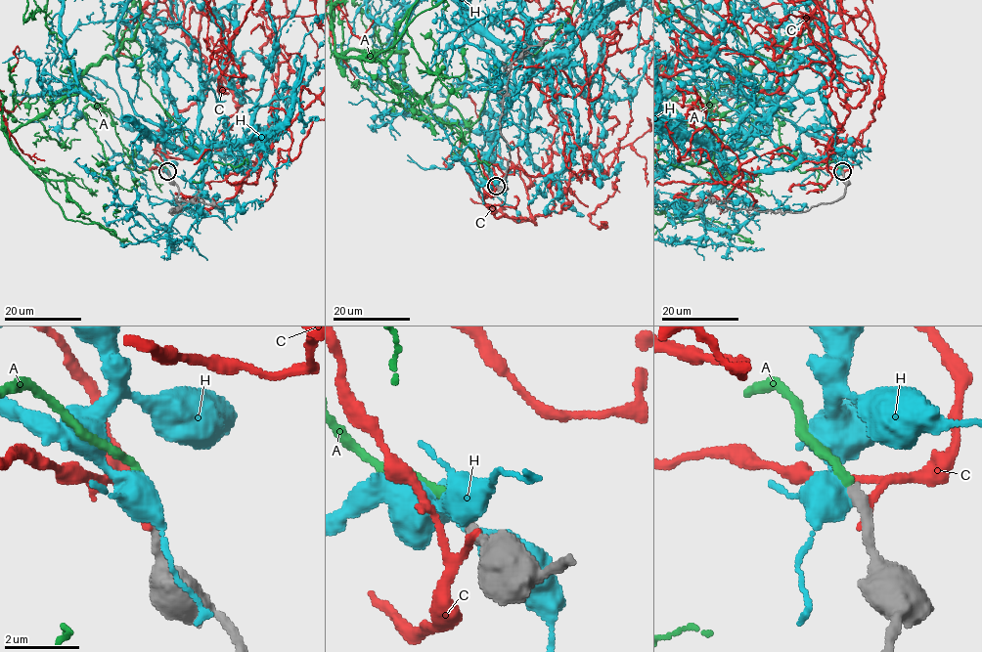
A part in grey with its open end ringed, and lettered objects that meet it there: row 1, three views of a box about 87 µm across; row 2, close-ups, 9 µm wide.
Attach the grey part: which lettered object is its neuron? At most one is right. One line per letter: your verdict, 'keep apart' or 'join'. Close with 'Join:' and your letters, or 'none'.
A: join
C: keep apart
H: keep apart
Join: A

